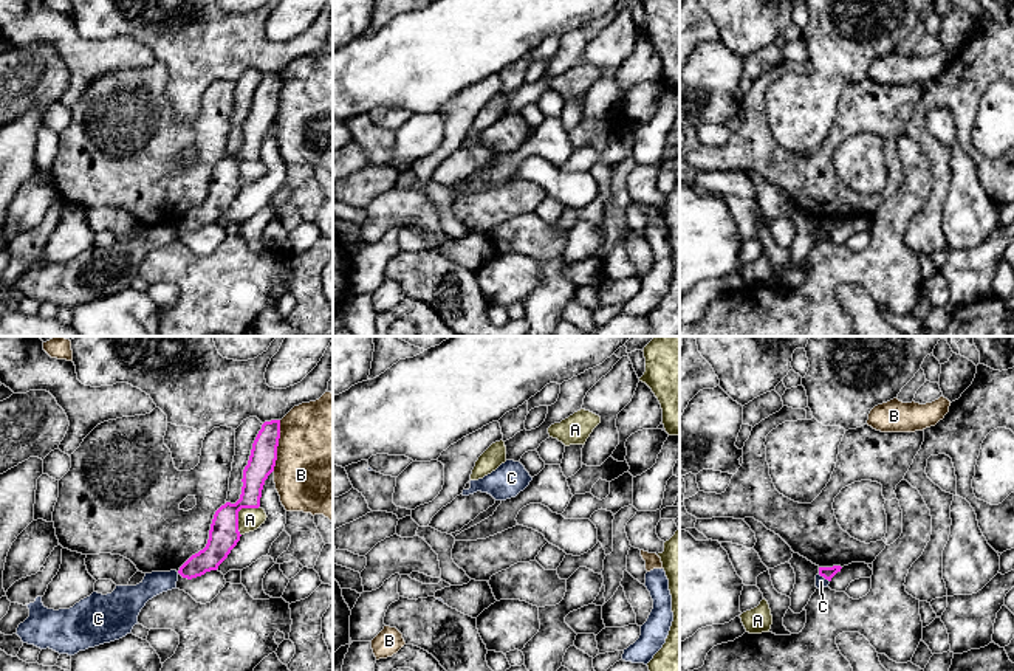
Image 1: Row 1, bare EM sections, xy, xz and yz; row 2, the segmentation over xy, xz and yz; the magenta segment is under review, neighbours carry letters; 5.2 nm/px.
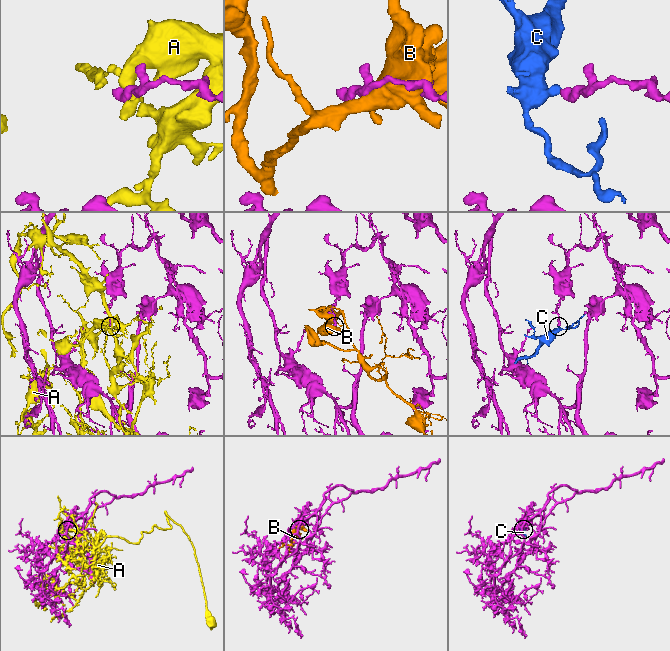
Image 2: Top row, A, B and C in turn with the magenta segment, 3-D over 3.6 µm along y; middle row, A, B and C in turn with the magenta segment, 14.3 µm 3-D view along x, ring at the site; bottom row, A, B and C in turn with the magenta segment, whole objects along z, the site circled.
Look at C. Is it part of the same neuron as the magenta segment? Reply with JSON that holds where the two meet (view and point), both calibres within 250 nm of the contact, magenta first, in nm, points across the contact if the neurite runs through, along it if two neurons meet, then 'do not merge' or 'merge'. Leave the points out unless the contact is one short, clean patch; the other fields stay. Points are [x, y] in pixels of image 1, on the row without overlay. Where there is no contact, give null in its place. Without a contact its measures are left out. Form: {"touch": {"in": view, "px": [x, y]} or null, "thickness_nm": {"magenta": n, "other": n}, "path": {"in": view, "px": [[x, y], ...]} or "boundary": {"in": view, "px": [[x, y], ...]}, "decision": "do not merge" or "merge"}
{"touch": {"in": "yz", "px": [824, 230]}, "thickness_nm": {"magenta": 60, "other": 60}, "boundary": {"in": "yz", "px": [[818, 227], [829, 234]]}, "decision": "do not merge"}

